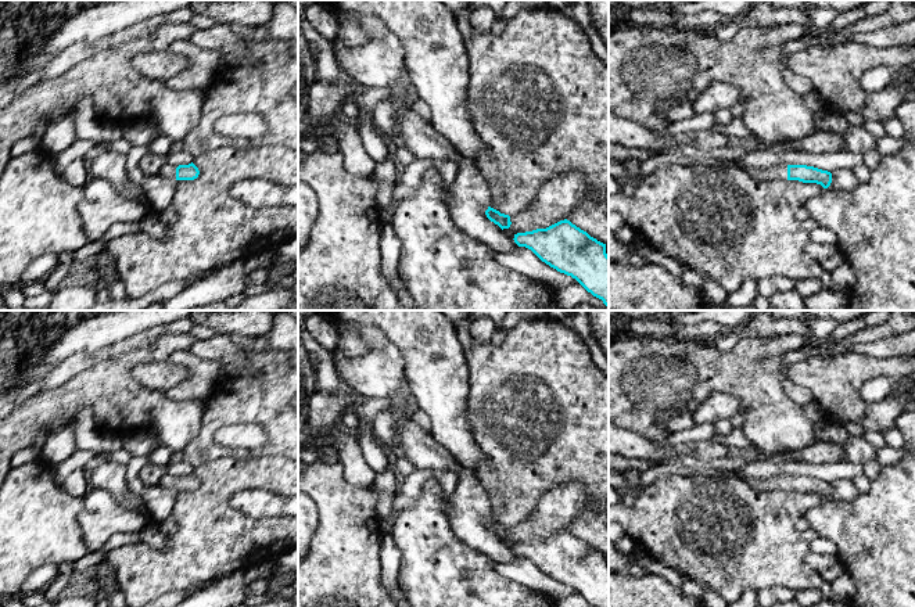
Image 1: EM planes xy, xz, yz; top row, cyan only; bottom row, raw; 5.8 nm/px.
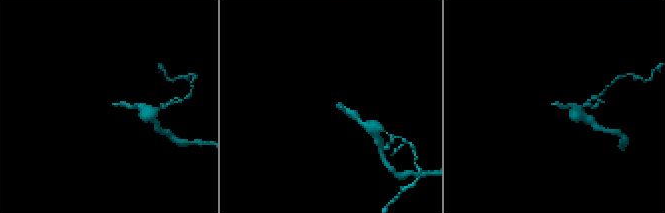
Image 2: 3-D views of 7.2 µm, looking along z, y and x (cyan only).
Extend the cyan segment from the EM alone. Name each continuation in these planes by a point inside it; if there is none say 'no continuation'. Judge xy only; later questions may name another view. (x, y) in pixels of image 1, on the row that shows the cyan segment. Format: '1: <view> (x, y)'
1: xy (168, 169)

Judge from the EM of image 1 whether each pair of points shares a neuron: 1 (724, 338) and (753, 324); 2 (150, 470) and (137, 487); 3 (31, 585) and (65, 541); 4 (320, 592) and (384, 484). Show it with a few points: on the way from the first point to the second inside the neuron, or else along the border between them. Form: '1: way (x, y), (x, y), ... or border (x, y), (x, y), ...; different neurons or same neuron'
1: way (731, 338), (746, 330); same neuron
2: border (150, 460), (139, 474), (144, 485); different neurons
3: border (57, 566), (38, 567), (21, 586); different neurons
4: border (373, 487), (377, 492), (376, 514), (379, 518); different neurons

